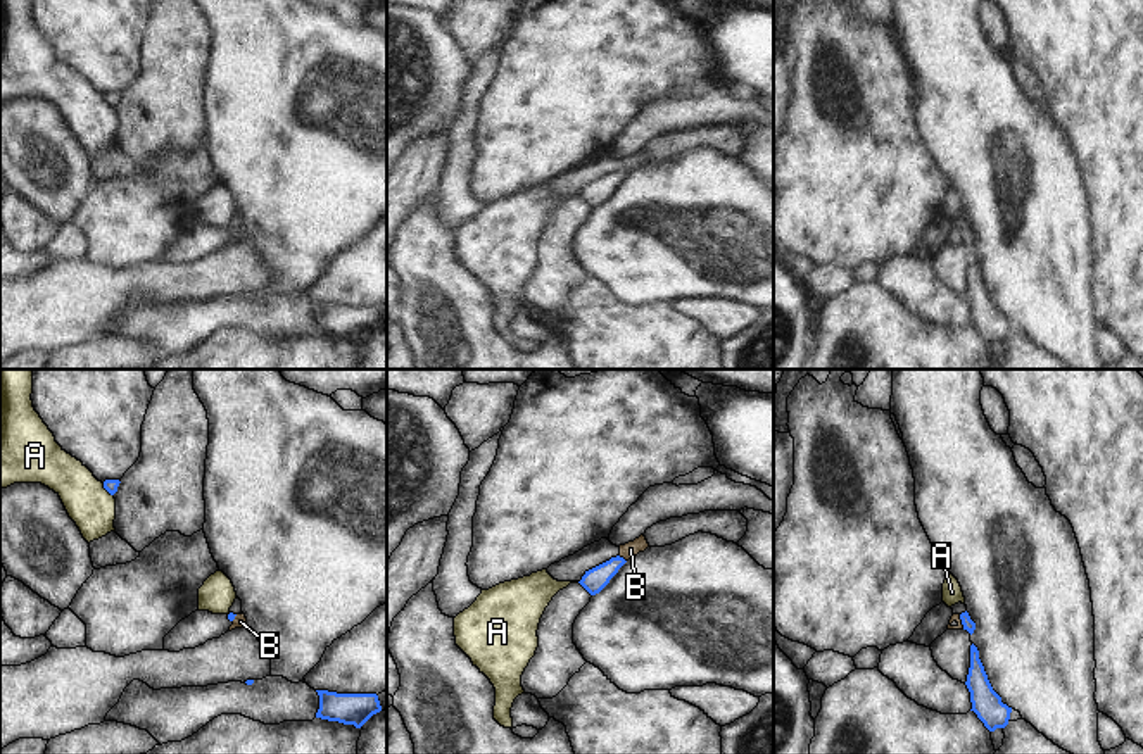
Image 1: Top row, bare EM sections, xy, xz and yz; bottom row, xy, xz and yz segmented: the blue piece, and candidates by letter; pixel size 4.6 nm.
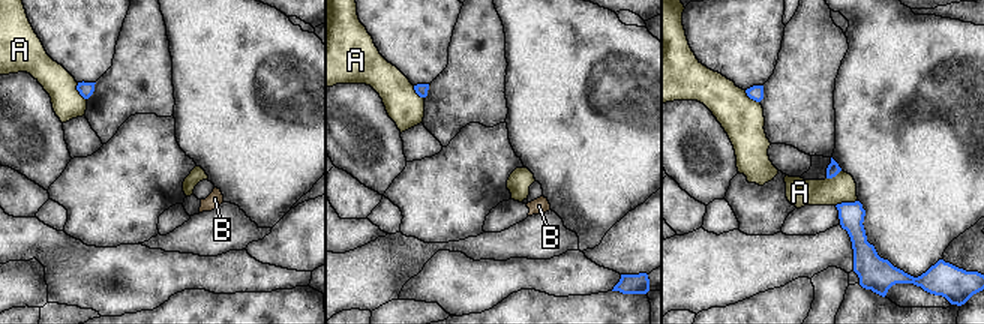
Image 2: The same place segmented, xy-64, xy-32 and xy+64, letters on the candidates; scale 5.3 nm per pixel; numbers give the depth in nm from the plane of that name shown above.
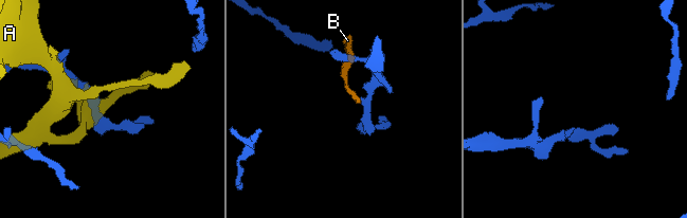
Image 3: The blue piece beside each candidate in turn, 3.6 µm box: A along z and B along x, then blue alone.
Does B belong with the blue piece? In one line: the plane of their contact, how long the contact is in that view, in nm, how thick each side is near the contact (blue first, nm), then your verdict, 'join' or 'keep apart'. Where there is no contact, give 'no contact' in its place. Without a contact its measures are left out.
contact in xz; length 50 nm; calibres 110 and 70 nm; keep apart

